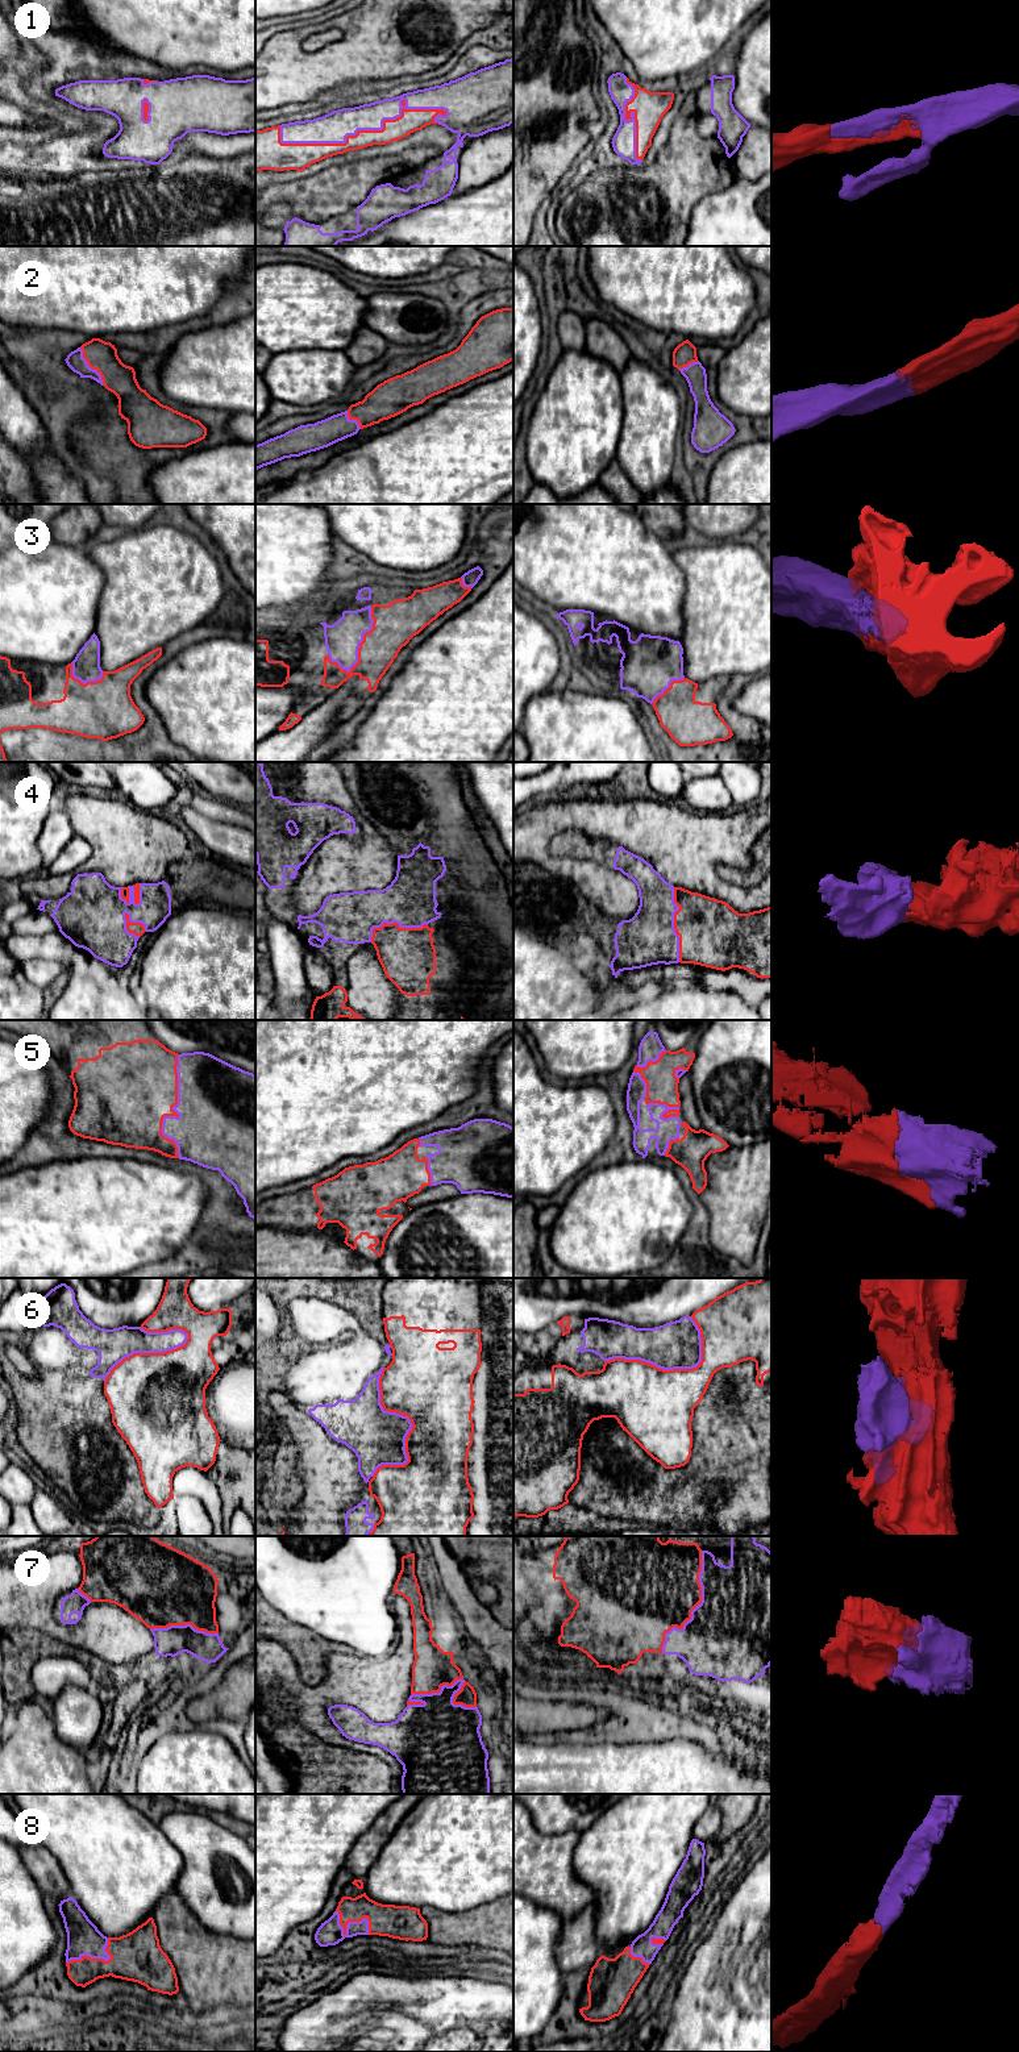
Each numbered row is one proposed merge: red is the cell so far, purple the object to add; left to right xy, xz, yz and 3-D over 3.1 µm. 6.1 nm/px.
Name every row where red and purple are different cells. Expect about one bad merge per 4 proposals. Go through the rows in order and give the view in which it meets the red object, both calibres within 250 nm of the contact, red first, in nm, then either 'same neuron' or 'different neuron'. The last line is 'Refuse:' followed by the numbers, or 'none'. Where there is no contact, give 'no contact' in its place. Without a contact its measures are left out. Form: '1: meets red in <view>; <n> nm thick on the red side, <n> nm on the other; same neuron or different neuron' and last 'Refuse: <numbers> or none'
1: meets red in xz; 130 nm thick on the red side, 190 nm on the other; same neuron
2: meets red in xy; 190 nm thick on the red side, 110 nm on the other; same neuron
3: meets red in xz; 260 nm thick on the red side, 220 nm on the other; same neuron
4: meets red in yz; 400 nm thick on the red side, 320 nm on the other; same neuron
5: meets red in xy; 440 nm thick on the red side, 480 nm on the other; same neuron
6: meets red in xz; 460 nm thick on the red side, 340 nm on the other; different neuron
7: meets red in yz; 480 nm thick on the red side, 480 nm on the other; same neuron
8: meets red in xz; 200 nm thick on the red side, 160 nm on the other; same neuron
Refuse: 6

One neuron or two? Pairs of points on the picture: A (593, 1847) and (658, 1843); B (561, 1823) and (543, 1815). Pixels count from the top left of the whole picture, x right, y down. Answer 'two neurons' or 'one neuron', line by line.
A: one neuron
B: one neuron

